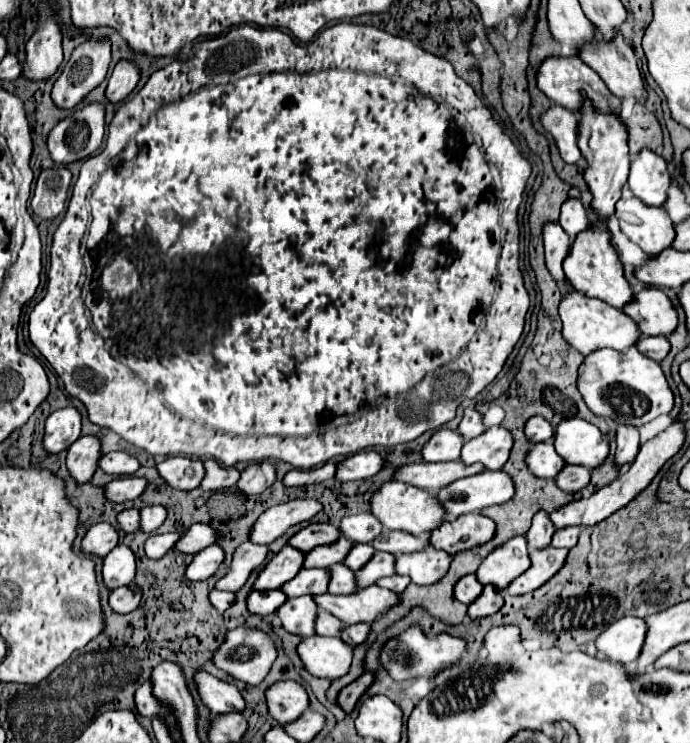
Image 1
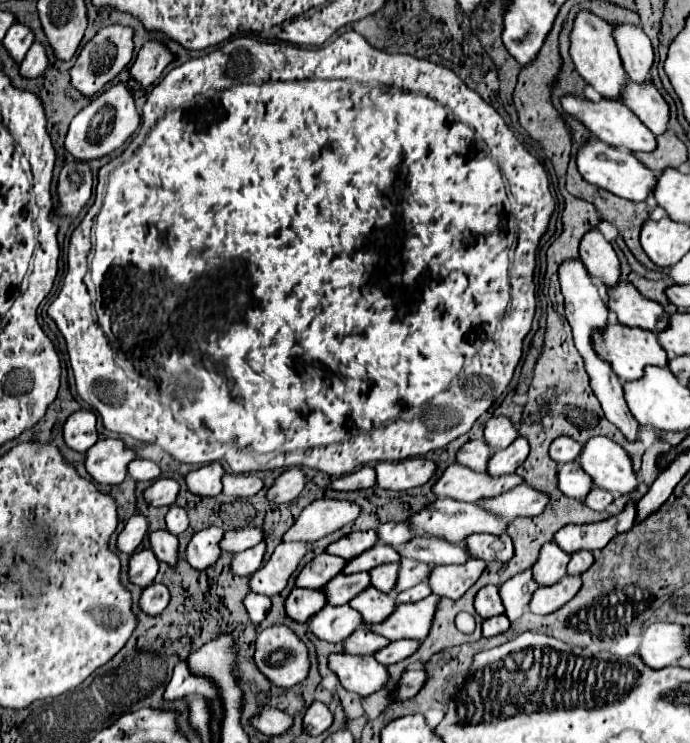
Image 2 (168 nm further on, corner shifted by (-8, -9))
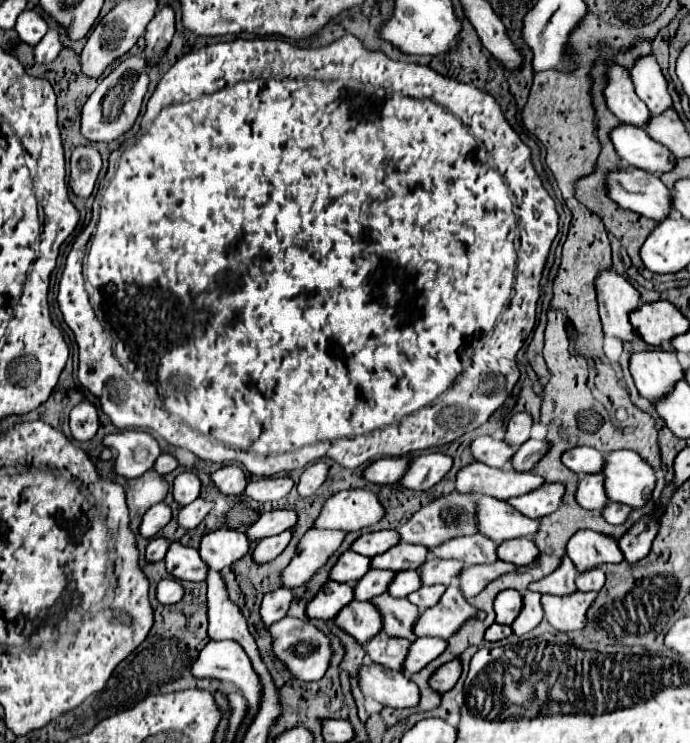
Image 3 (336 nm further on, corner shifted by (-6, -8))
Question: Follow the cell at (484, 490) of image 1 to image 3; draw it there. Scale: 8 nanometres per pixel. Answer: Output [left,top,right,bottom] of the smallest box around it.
[509,483,565,519]

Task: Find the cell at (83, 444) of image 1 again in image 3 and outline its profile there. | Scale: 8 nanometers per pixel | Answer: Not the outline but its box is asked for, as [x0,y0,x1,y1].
[103,431,161,477]

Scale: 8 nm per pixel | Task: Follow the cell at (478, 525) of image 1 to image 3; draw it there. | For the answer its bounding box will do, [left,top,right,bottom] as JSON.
[497,539,539,565]

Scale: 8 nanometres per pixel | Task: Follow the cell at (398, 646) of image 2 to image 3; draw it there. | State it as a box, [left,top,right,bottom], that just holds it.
[405,637,447,675]

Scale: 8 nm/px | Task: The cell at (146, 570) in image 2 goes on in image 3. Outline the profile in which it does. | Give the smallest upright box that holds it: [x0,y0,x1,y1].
[145,537,171,563]

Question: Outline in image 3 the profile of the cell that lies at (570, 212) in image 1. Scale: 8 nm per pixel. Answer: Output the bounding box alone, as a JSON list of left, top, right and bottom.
[597,271,641,341]

